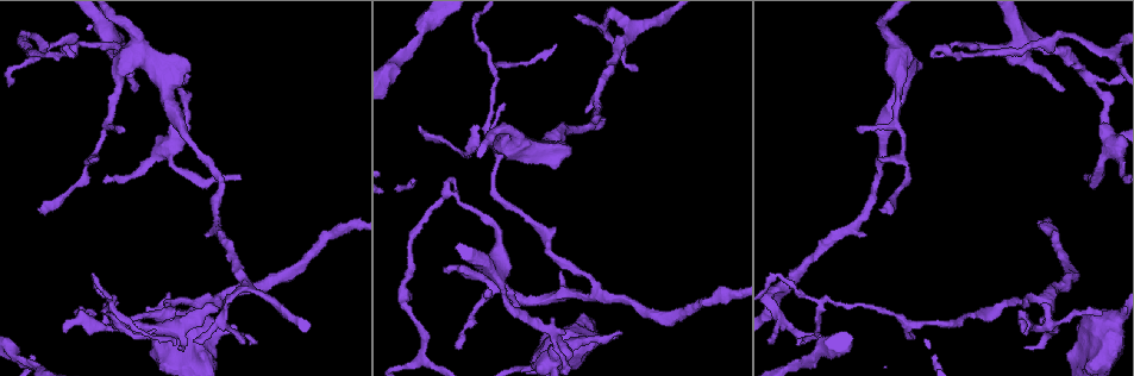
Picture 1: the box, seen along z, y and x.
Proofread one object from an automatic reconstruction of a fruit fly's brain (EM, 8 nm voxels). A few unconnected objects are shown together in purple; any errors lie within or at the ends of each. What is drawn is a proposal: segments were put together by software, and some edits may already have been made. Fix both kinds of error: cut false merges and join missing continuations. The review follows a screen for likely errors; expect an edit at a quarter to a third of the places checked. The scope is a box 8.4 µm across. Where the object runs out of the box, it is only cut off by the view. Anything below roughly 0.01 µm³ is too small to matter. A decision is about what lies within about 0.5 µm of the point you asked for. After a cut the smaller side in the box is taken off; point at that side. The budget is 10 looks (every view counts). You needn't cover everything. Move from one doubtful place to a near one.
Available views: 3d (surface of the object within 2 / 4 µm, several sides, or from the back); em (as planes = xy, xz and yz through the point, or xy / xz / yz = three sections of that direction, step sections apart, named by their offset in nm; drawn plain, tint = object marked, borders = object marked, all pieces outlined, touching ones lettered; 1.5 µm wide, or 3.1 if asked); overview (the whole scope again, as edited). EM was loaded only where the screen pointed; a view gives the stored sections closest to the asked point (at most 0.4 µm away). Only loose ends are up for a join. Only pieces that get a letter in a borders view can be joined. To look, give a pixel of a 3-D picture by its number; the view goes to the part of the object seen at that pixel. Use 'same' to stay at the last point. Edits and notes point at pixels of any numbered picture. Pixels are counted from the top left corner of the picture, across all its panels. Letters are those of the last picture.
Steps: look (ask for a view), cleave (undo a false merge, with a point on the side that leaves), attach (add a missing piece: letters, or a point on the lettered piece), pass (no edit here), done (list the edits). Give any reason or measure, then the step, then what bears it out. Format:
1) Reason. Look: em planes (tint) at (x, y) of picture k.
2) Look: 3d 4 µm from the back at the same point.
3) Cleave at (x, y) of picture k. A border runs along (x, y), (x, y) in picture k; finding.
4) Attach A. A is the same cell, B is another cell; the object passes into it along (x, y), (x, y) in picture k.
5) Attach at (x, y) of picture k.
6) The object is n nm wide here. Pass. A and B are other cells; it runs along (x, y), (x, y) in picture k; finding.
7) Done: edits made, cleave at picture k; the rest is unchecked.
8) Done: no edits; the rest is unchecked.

An open end. Look: em planes (borders) at (64, 331) of picture 1.

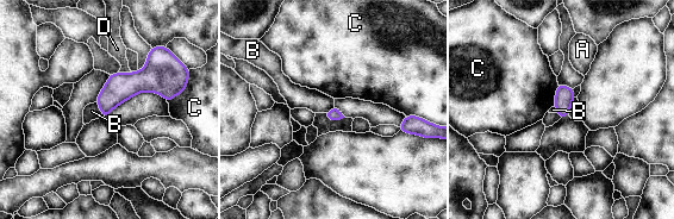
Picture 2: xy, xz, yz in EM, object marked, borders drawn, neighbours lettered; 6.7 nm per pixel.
The longest contact is with C, 160 nm. Pass. A, B, C and D are other cells; no lettered piece goes on from it.

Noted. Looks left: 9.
Look: 3d 2 µm at (616, 337) of picture 1.

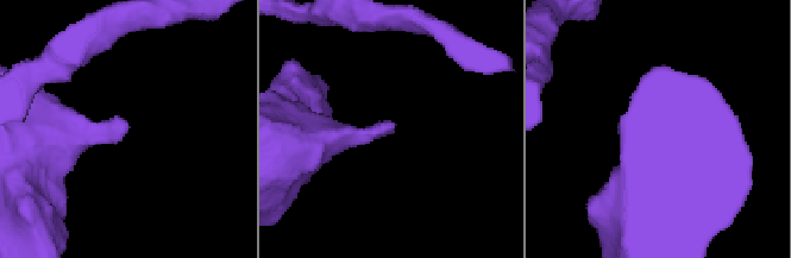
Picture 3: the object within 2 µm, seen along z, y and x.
Look: em xy step 4 (borders) at (393, 131) of picture 3.

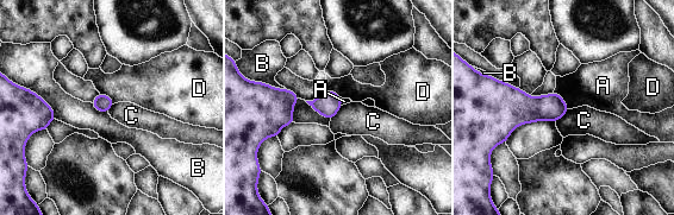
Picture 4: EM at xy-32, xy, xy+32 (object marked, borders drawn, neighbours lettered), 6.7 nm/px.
The longest contact is with B, 280 nm. Pass. A, B, C and D are other cells; a border runs along (554, 92), (559, 94), (569, 108) in picture 4; none of them fits.

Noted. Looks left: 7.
Free end. Look: 3d 4 µm at (123, 127) of picture 1.

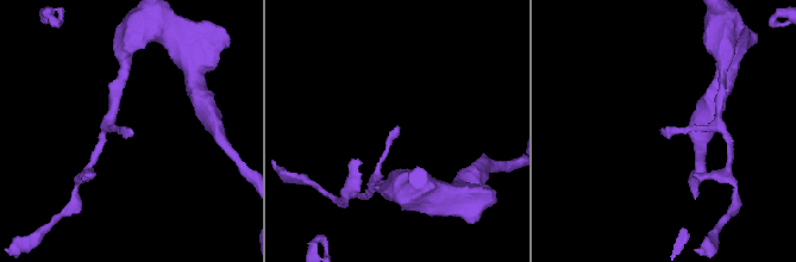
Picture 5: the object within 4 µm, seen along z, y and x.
Need the tissue. Look: em planes (borders) at (397, 126) of picture 5.

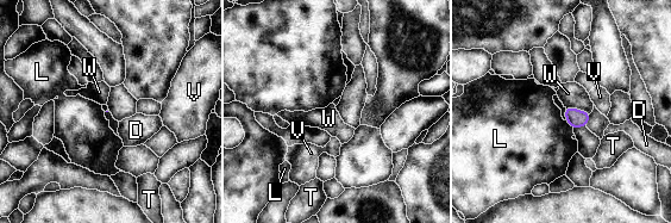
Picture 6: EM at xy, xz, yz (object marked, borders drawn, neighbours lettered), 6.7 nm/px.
Pass. D, L, T, V and W are other cells; no lettered piece goes on from it.

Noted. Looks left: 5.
An open end. Look: 3d 2 µm at (39, 209) of picture 1.

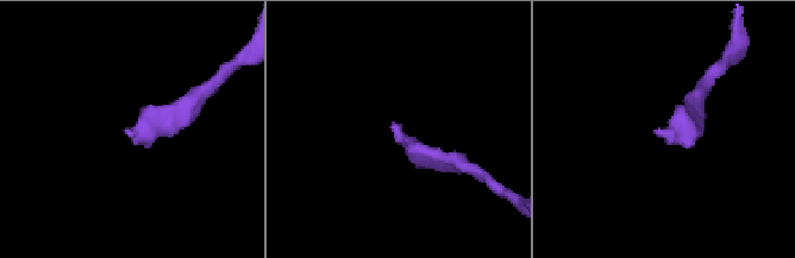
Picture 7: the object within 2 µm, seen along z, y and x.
Shape alone is not enough. Look: em planes (borders) at (656, 134) of picture 7.

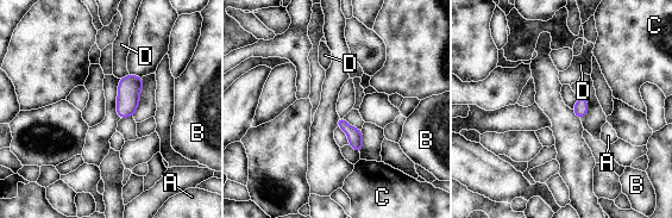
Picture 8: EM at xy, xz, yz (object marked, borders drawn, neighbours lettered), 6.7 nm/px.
The object is 70 nm wide here. Pass. A, B, C and D are other cells; a border runs along (129, 73), (120, 79) in picture 8; none of them fits.

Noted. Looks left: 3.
Done: no edits; the rest is unchecked.

